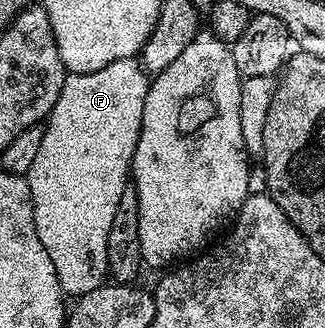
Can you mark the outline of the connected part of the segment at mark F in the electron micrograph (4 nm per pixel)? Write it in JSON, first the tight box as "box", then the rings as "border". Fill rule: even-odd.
{"box":[25,58,150,299],"border":[[[136,58],[117,60],[117,62],[93,73],[68,74],[62,83],[61,95],[58,96],[58,101],[54,104],[53,111],[44,124],[41,151],[37,151],[37,159],[33,159],[33,167],[25,174],[27,186],[33,199],[33,219],[37,227],[37,239],[41,239],[45,251],[49,251],[49,259],[53,259],[53,267],[57,267],[57,279],[68,298],[77,299],[108,280],[109,233],[113,227],[113,217],[117,214],[121,193],[124,187],[129,184],[132,156],[135,153],[137,139],[143,125],[144,99],[148,93],[150,82],[146,70],[142,68]]]}

